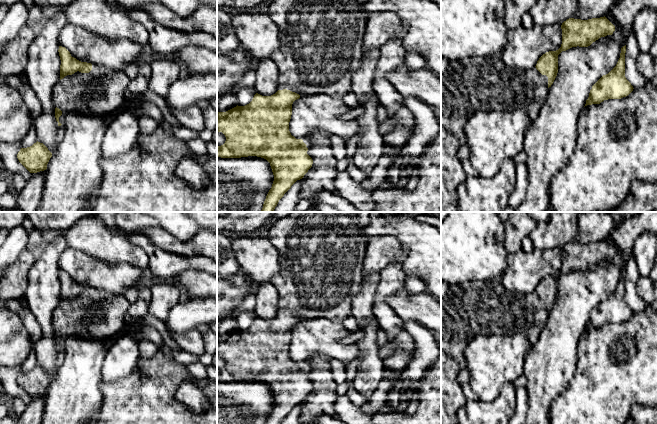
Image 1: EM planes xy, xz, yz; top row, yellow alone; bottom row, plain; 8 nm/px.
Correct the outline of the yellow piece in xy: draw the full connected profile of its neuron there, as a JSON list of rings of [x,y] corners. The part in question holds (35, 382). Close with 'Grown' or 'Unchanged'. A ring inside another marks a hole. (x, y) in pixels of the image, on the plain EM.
[[[40,366],[27,372],[21,372],[17,378],[19,386],[30,396],[37,397],[47,393],[47,388],[52,381],[48,372]]]. Unchanged

